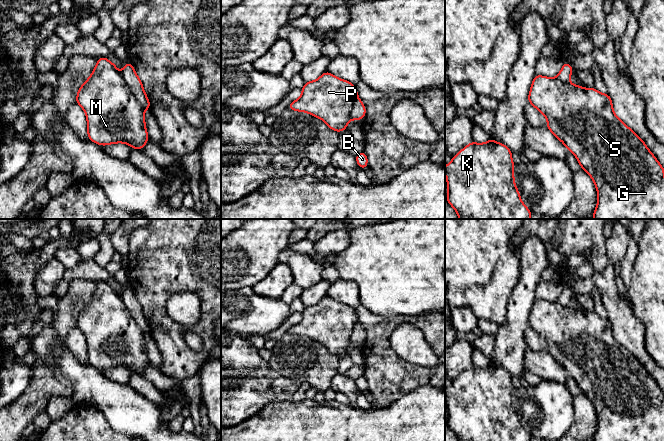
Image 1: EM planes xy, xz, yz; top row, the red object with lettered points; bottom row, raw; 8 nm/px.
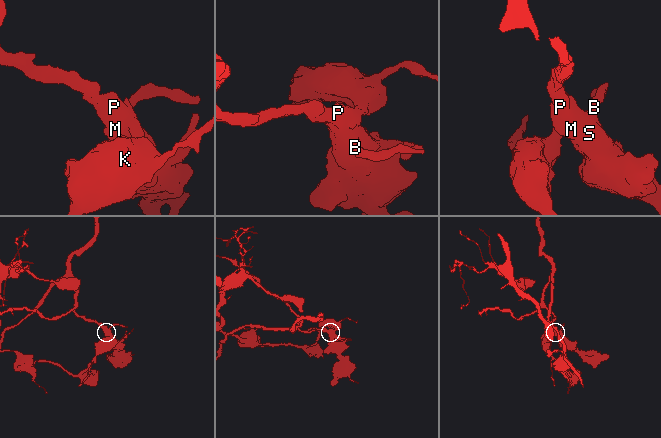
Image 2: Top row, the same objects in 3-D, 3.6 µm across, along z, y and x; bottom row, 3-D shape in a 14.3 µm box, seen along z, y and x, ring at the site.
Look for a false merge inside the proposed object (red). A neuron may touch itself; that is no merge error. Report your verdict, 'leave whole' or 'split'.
split

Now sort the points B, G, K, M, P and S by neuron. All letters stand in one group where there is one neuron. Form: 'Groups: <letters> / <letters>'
Groups: B G M P S / K

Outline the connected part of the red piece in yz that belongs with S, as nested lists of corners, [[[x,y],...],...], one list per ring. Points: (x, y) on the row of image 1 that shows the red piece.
[[[535,75],[528,103],[546,117],[546,127],[575,155],[581,168],[593,179],[598,193],[594,219],[664,219],[664,168],[644,141],[616,116],[609,94],[570,82],[563,84],[557,77]]]

